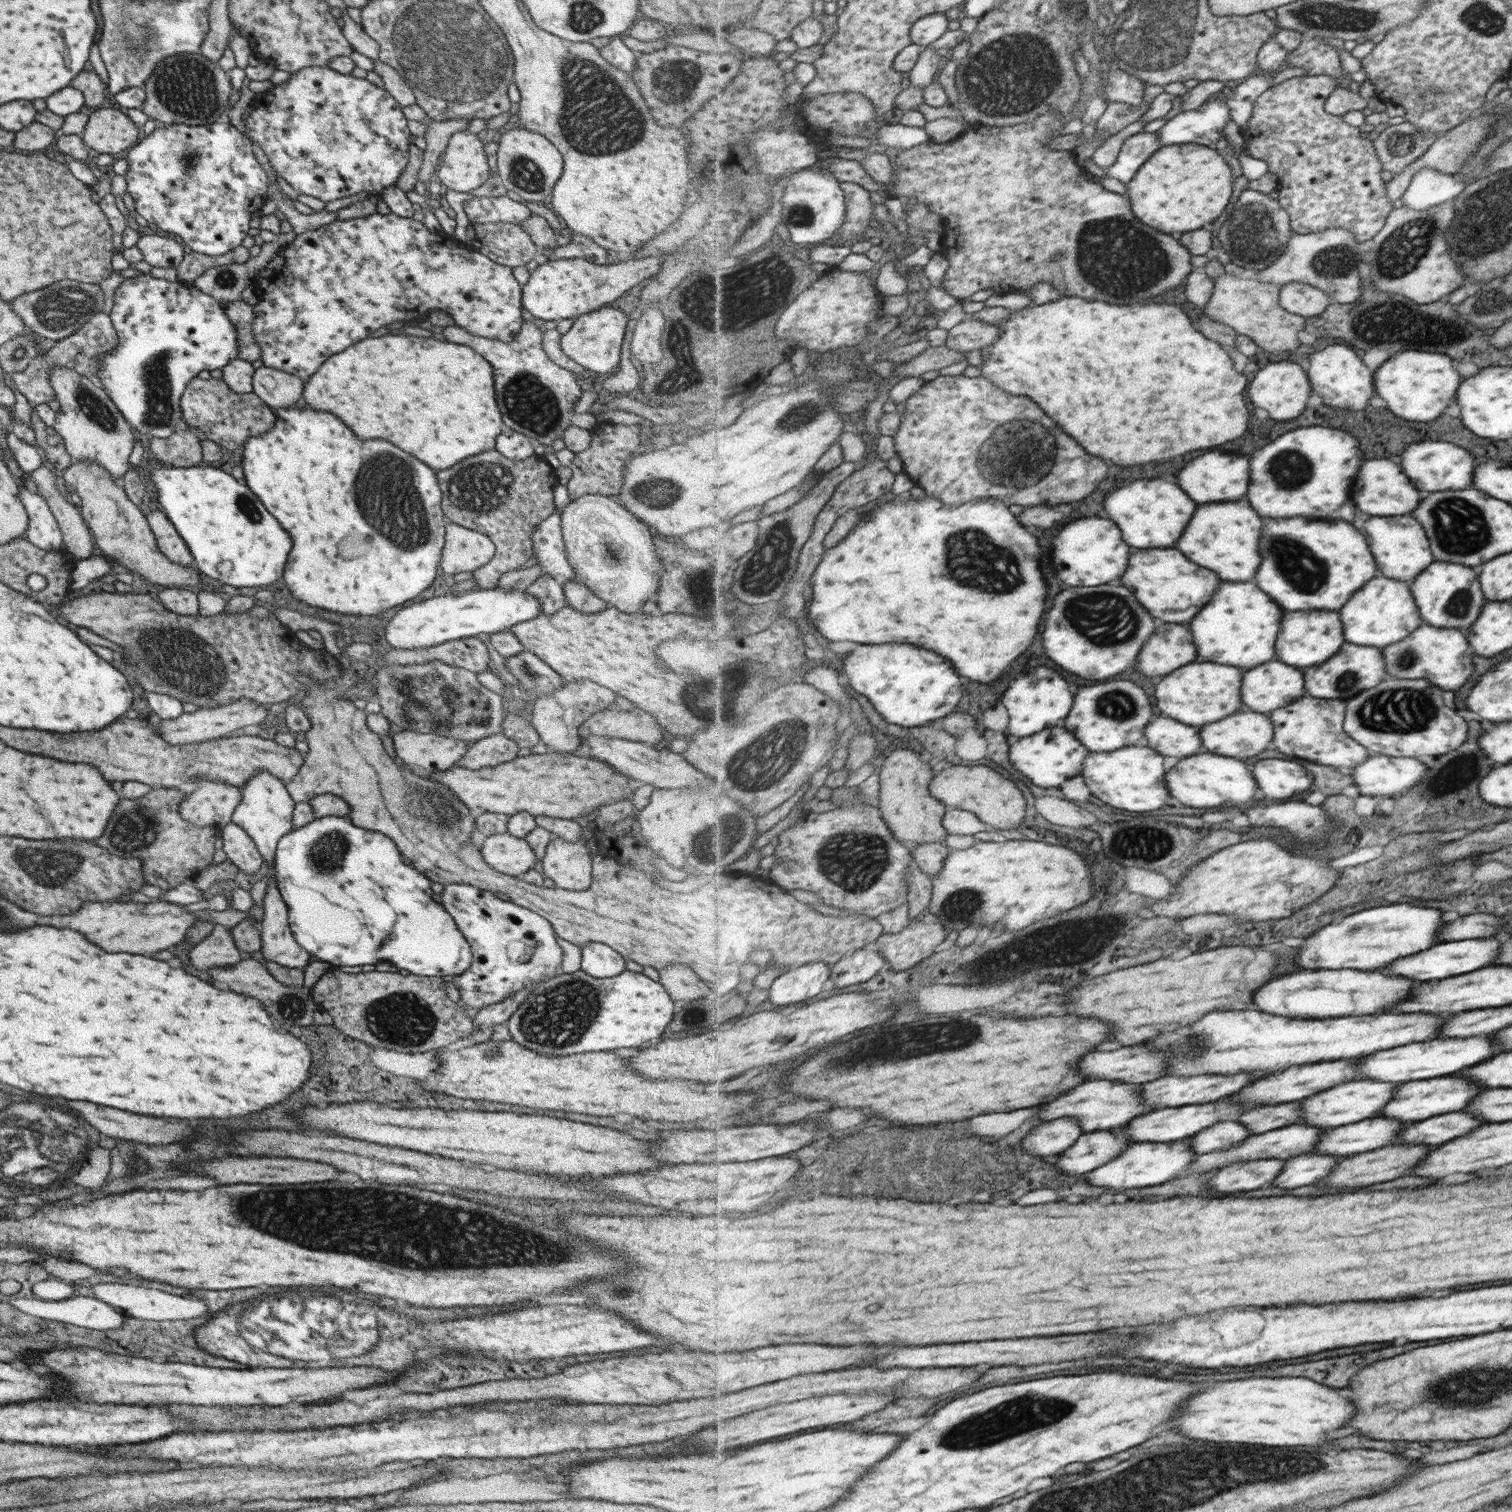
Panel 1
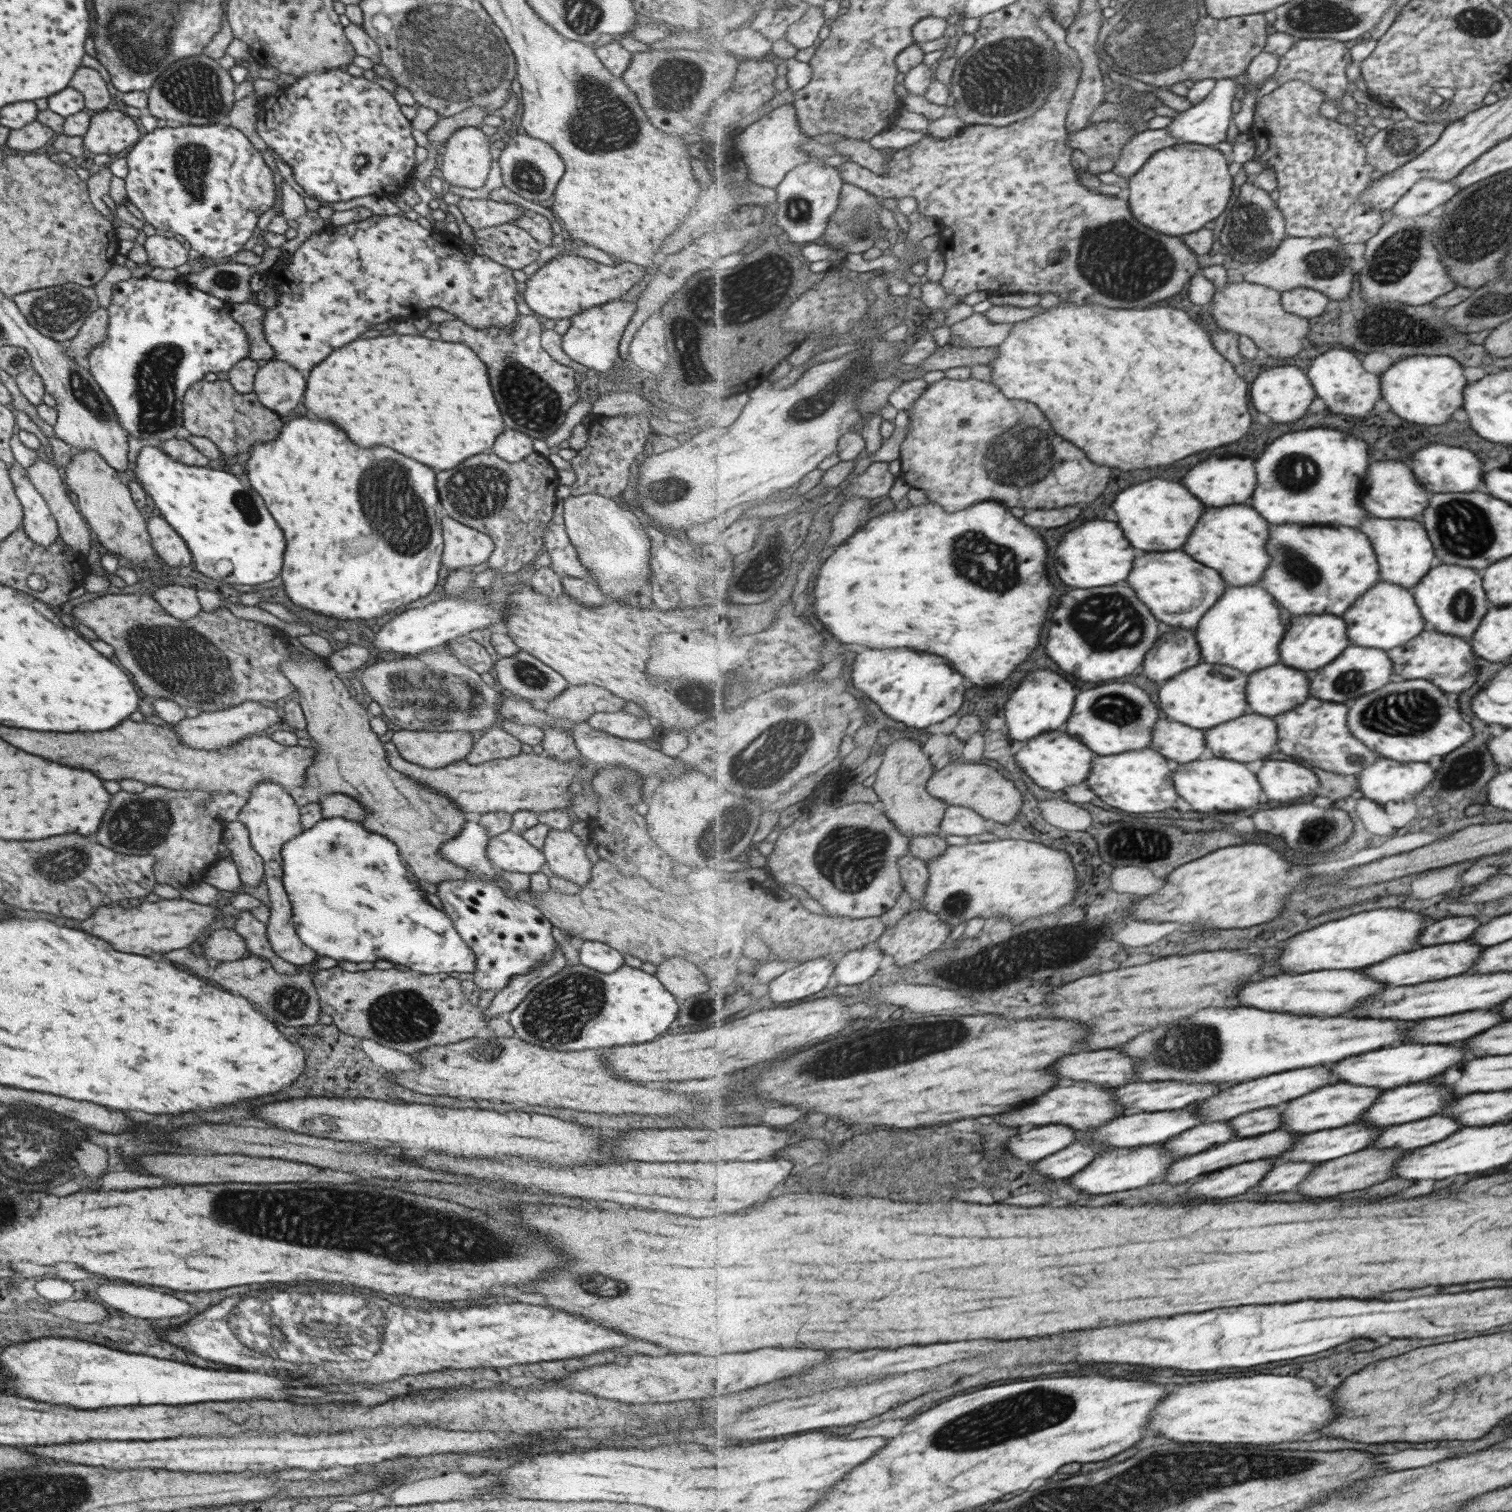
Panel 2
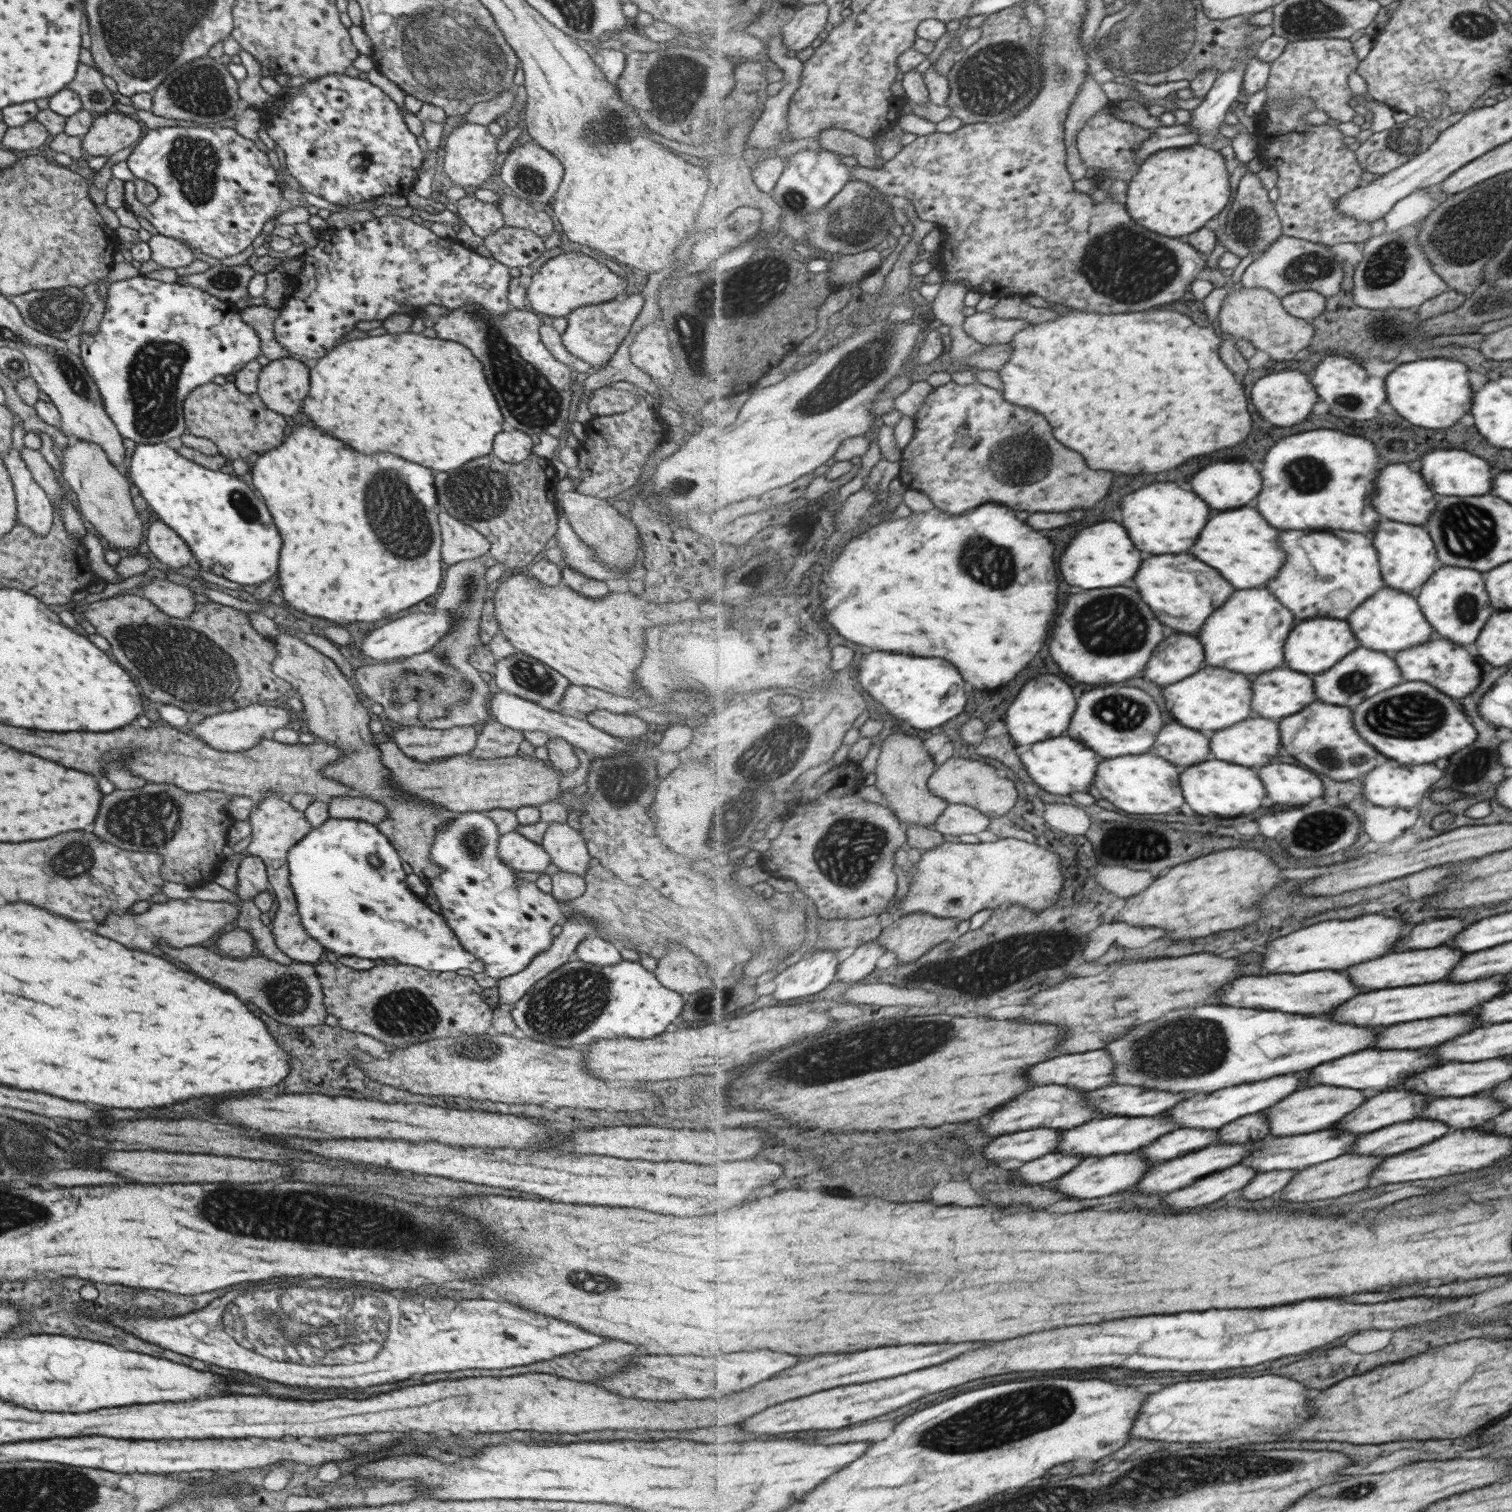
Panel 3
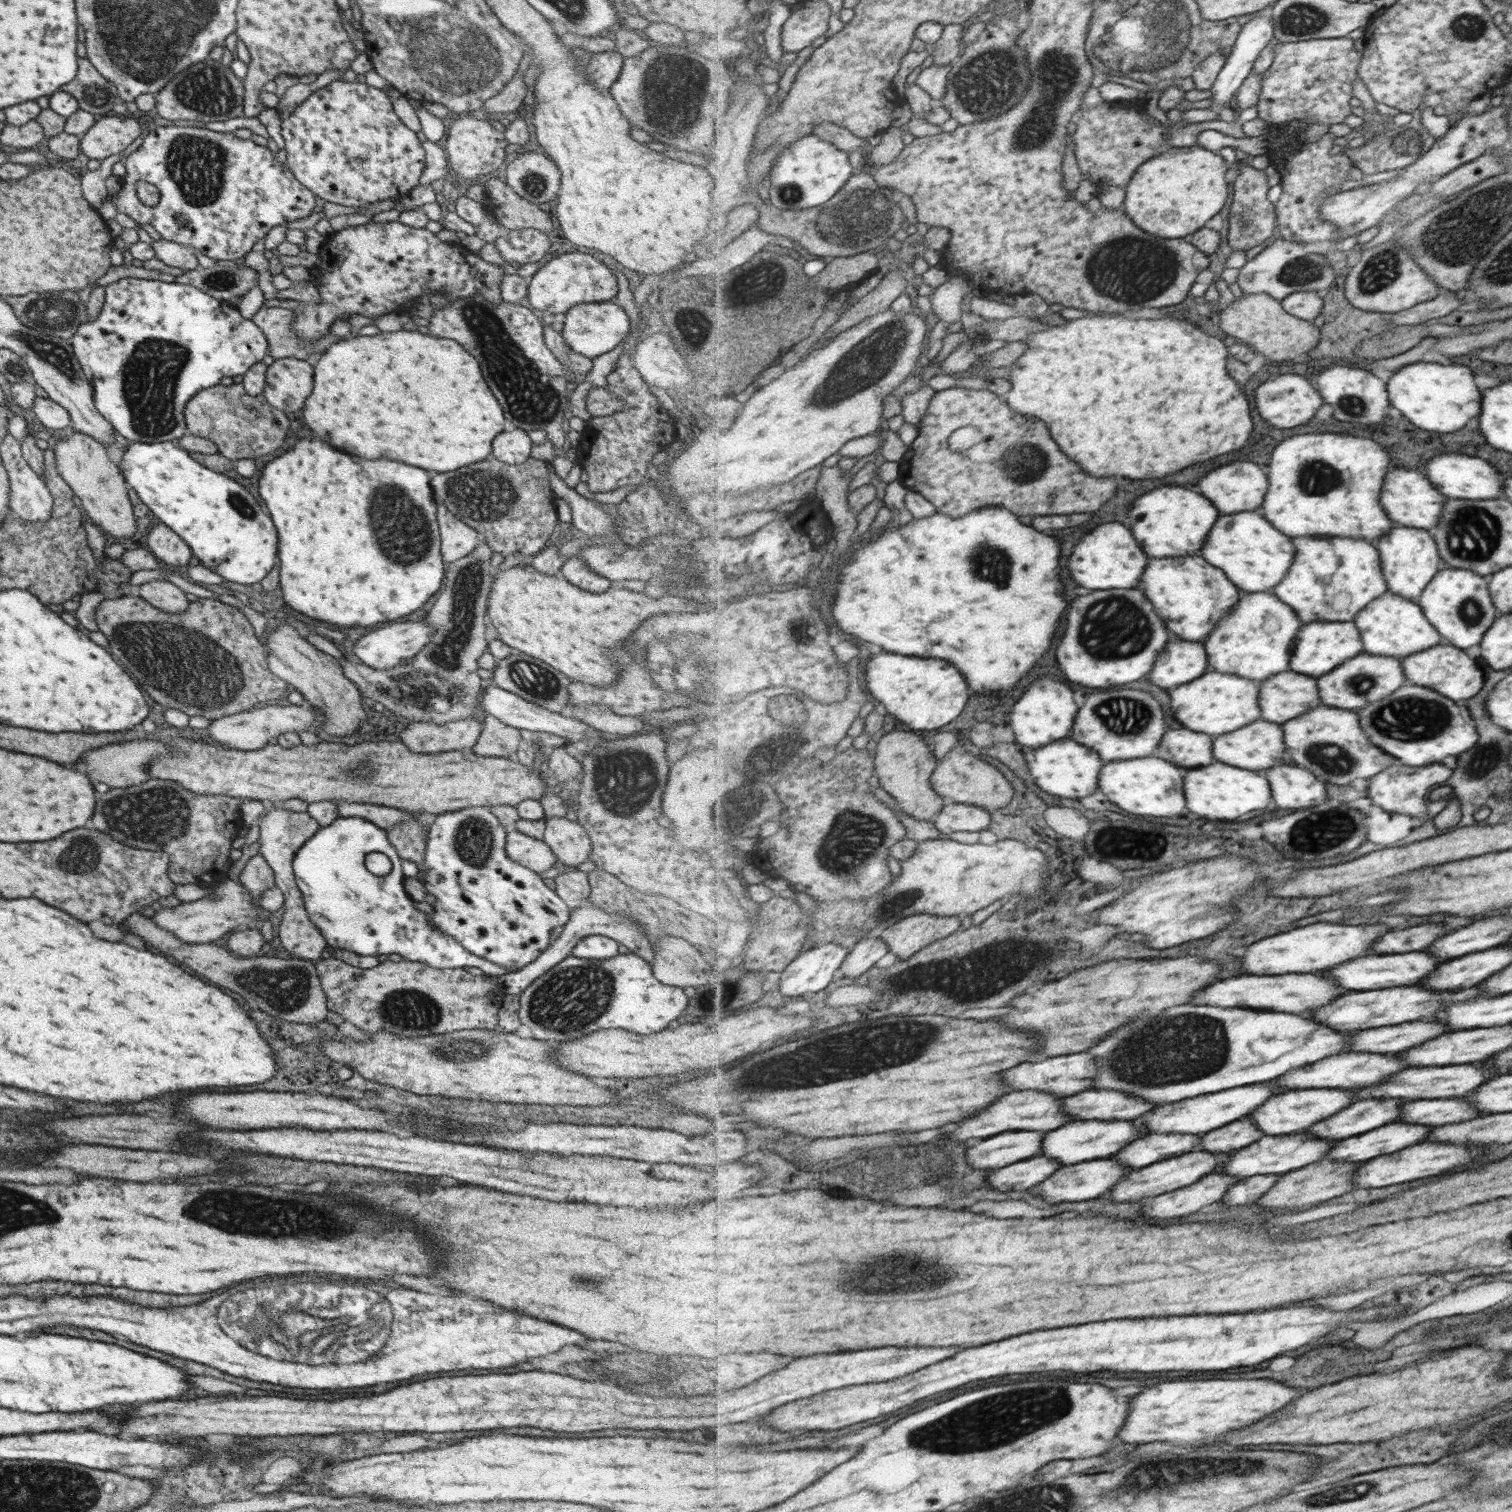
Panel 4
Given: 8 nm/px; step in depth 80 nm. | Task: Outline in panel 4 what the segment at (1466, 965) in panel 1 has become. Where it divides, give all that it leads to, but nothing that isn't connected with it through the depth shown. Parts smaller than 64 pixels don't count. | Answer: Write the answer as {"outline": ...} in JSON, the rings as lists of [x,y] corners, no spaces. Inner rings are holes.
{"outline":[[[1407,952],[1407,954],[1391,954],[1391,956],[1365,956],[1357,958],[1353,962],[1345,962],[1345,966],[1339,966],[1335,970],[1325,970],[1323,974],[1329,974],[1329,978],[1337,980],[1339,986],[1347,990],[1381,990],[1391,986],[1407,986],[1415,984],[1419,978],[1423,978],[1427,972],[1431,972],[1441,960],[1433,960],[1427,954],[1421,952]]]}

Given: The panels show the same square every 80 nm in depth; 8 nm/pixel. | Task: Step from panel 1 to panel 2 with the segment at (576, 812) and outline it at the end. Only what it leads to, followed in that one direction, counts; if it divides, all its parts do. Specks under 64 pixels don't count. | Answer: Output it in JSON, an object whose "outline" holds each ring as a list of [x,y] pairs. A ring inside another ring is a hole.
{"outline":[[[392,741],[383,744],[389,766],[393,770],[409,777],[409,779],[424,784],[427,788],[444,794],[458,808],[465,812],[480,814],[501,811],[510,815],[518,810],[528,810],[543,813],[548,810],[570,809],[570,798],[577,794],[567,791],[571,782],[593,780],[597,774],[597,766],[588,760],[583,764],[581,759],[557,760],[544,754],[519,753],[509,758],[500,758],[481,763],[469,764],[465,759],[450,762],[443,768],[426,769],[407,762],[401,758]]]}

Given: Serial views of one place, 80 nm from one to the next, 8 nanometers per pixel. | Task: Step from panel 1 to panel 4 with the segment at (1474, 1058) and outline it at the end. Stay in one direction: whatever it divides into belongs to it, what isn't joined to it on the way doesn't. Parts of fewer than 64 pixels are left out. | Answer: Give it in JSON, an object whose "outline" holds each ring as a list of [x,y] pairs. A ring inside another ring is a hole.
{"outline":[[[1349,1052],[1339,1054],[1333,1058],[1325,1058],[1323,1061],[1314,1062],[1303,1068],[1293,1069],[1293,1074],[1285,1074],[1277,1080],[1277,1084],[1283,1090],[1295,1090],[1295,1088],[1363,1088],[1383,1082],[1393,1072],[1399,1072],[1405,1068],[1395,1058],[1387,1058],[1381,1054],[1363,1054],[1363,1052]]]}

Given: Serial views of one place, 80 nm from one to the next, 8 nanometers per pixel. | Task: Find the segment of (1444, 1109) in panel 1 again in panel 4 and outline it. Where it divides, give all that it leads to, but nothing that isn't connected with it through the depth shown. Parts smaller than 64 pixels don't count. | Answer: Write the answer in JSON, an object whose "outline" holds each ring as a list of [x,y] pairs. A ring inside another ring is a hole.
{"outline":[[[1363,1100],[1349,1110],[1305,1129],[1304,1134],[1323,1140],[1340,1140],[1365,1134],[1397,1118],[1397,1100]]]}

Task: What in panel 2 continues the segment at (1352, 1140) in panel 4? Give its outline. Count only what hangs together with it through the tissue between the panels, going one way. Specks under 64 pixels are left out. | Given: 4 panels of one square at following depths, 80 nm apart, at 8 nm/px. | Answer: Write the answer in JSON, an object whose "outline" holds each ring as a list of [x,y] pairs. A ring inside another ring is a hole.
{"outline":[[[1443,1116],[1423,1118],[1421,1122],[1405,1122],[1401,1126],[1387,1126],[1383,1134],[1377,1136],[1377,1148],[1395,1148],[1395,1150],[1411,1150],[1419,1146],[1427,1146],[1439,1142],[1459,1130],[1461,1126]]]}

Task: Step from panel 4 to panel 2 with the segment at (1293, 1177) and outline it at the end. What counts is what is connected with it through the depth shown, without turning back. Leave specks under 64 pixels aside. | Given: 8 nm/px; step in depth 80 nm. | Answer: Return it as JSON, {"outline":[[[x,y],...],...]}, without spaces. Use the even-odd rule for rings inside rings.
{"outline":[[[1369,1148],[1333,1162],[1325,1162],[1319,1168],[1315,1168],[1309,1178],[1305,1182],[1301,1182],[1299,1192],[1303,1196],[1311,1196],[1311,1198],[1325,1198],[1325,1196],[1337,1196],[1343,1192],[1353,1192],[1353,1190],[1361,1190],[1361,1188],[1369,1188],[1381,1180],[1389,1178],[1389,1170],[1395,1162],[1395,1150],[1377,1150],[1377,1148]]]}

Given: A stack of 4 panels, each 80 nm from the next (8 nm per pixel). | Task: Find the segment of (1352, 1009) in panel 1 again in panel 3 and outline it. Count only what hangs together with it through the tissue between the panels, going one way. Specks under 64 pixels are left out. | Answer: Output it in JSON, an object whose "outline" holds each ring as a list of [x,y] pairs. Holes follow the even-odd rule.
{"outline":[[[1321,970],[1309,974],[1271,974],[1271,976],[1245,976],[1221,990],[1221,1002],[1237,1008],[1261,1008],[1261,1010],[1281,1010],[1291,1014],[1327,1014],[1351,1000],[1361,992],[1371,992],[1369,988],[1359,988],[1343,972]]]}

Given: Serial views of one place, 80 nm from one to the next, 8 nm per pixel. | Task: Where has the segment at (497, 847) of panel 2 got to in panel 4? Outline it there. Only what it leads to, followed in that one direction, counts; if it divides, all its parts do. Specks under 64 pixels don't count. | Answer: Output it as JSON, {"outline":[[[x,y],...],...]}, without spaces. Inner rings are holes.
{"outline":[[[507,831],[504,849],[513,862],[518,862],[536,873],[549,870],[556,862],[555,854],[542,839],[527,836],[519,831]]]}

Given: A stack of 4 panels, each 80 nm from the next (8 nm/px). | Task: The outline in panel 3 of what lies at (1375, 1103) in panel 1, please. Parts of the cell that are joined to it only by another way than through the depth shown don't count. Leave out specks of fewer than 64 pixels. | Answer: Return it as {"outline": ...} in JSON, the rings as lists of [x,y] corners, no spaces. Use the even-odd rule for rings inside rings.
{"outline":[[[1315,1086],[1315,1088],[1305,1088],[1305,1090],[1294,1092],[1285,1097],[1281,1104],[1270,1106],[1263,1112],[1267,1115],[1272,1136],[1311,1134],[1315,1131],[1331,1129],[1331,1126],[1339,1122],[1343,1116],[1353,1113],[1353,1110],[1359,1108],[1365,1100],[1367,1096],[1363,1094],[1363,1090],[1337,1088],[1337,1086]]]}

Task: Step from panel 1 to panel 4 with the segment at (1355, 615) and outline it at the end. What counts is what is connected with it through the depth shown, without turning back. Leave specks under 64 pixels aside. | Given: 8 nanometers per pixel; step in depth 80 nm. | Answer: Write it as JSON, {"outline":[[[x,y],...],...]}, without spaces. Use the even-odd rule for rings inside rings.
{"outline":[[[1390,591],[1383,593],[1376,601],[1369,604],[1367,610],[1361,610],[1355,618],[1355,624],[1359,626],[1361,636],[1365,638],[1365,650],[1369,654],[1393,656],[1400,661],[1405,656],[1444,642],[1416,602],[1401,595],[1391,594]]]}

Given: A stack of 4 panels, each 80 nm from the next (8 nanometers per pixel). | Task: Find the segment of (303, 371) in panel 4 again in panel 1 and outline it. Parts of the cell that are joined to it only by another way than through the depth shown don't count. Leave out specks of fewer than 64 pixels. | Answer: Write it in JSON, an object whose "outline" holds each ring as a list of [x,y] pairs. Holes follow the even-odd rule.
{"outline":[[[261,365],[252,374],[252,393],[270,409],[294,406],[304,382],[294,374]]]}

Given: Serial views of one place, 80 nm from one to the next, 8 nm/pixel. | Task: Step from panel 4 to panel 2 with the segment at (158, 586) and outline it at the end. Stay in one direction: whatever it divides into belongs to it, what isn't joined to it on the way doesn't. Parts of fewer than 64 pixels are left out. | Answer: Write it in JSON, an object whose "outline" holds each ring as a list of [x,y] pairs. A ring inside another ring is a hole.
{"outline":[[[175,583],[158,587],[151,592],[151,596],[167,614],[179,620],[187,620],[200,611],[196,591],[196,584],[189,583],[183,587]]]}

